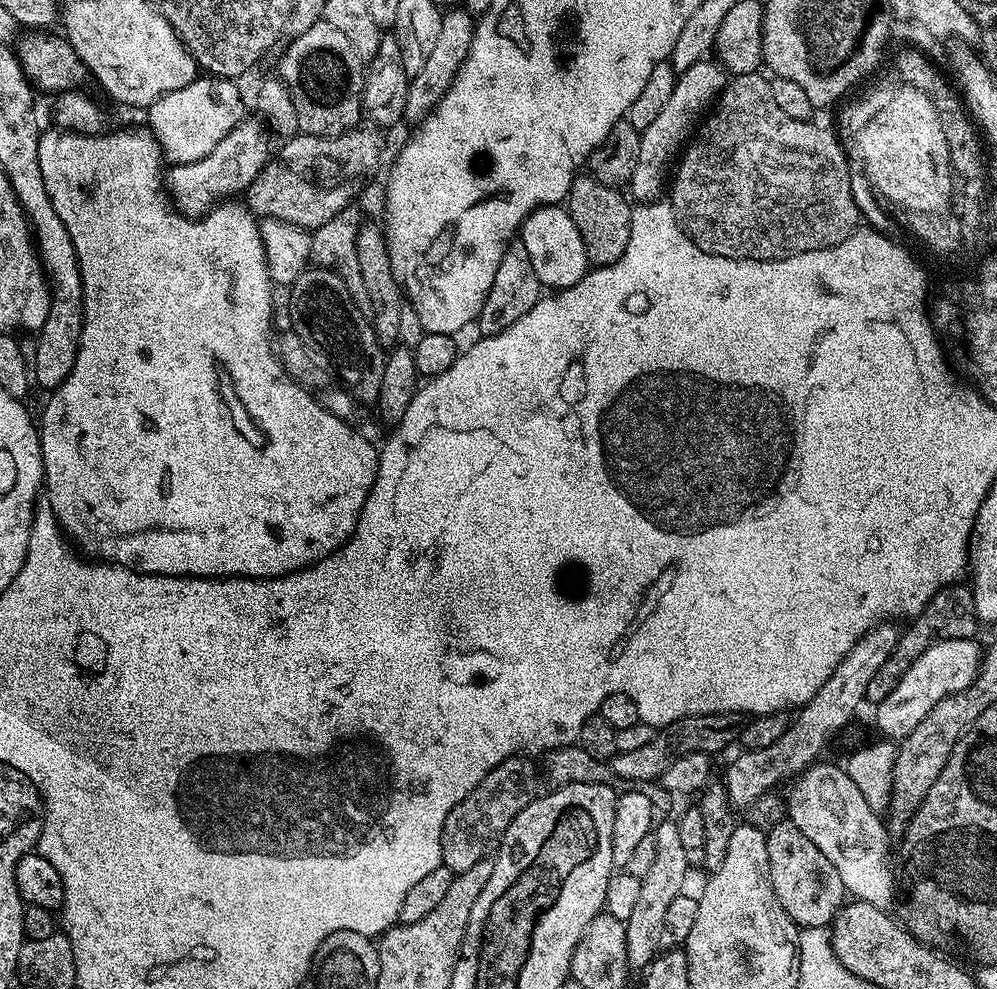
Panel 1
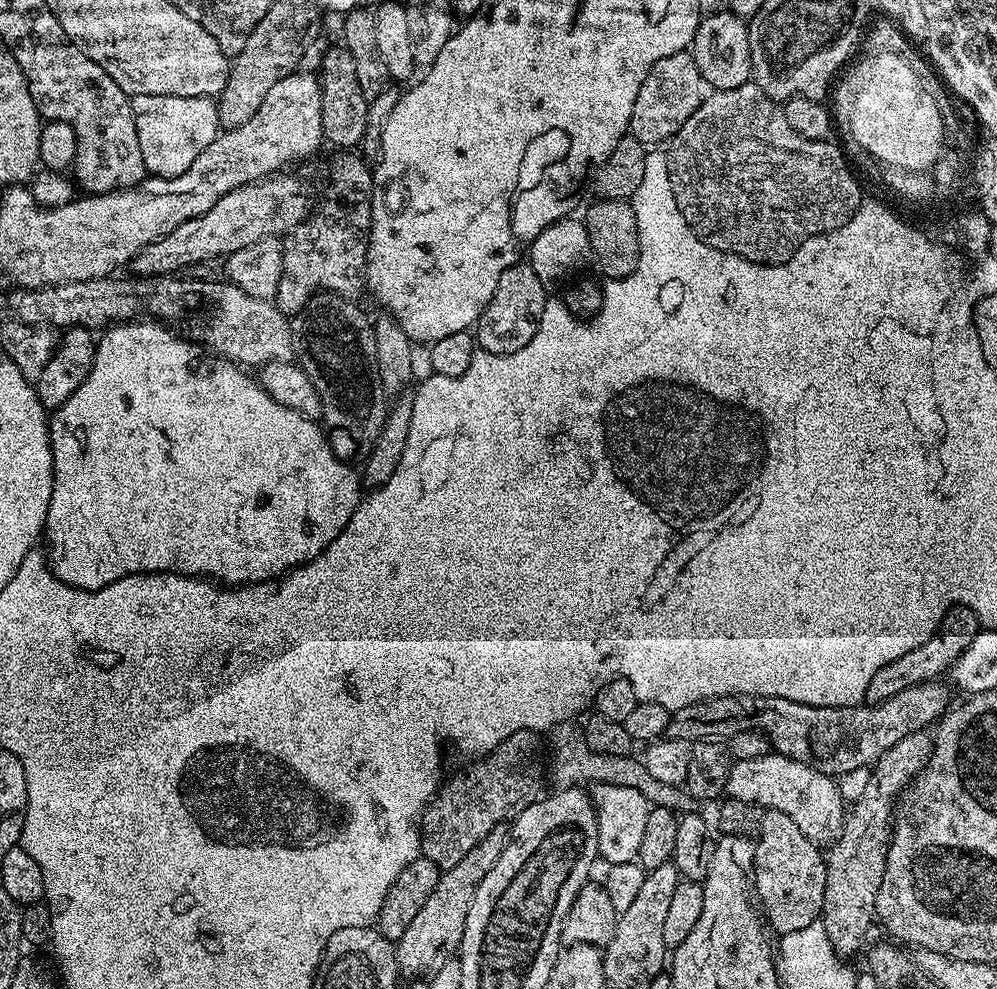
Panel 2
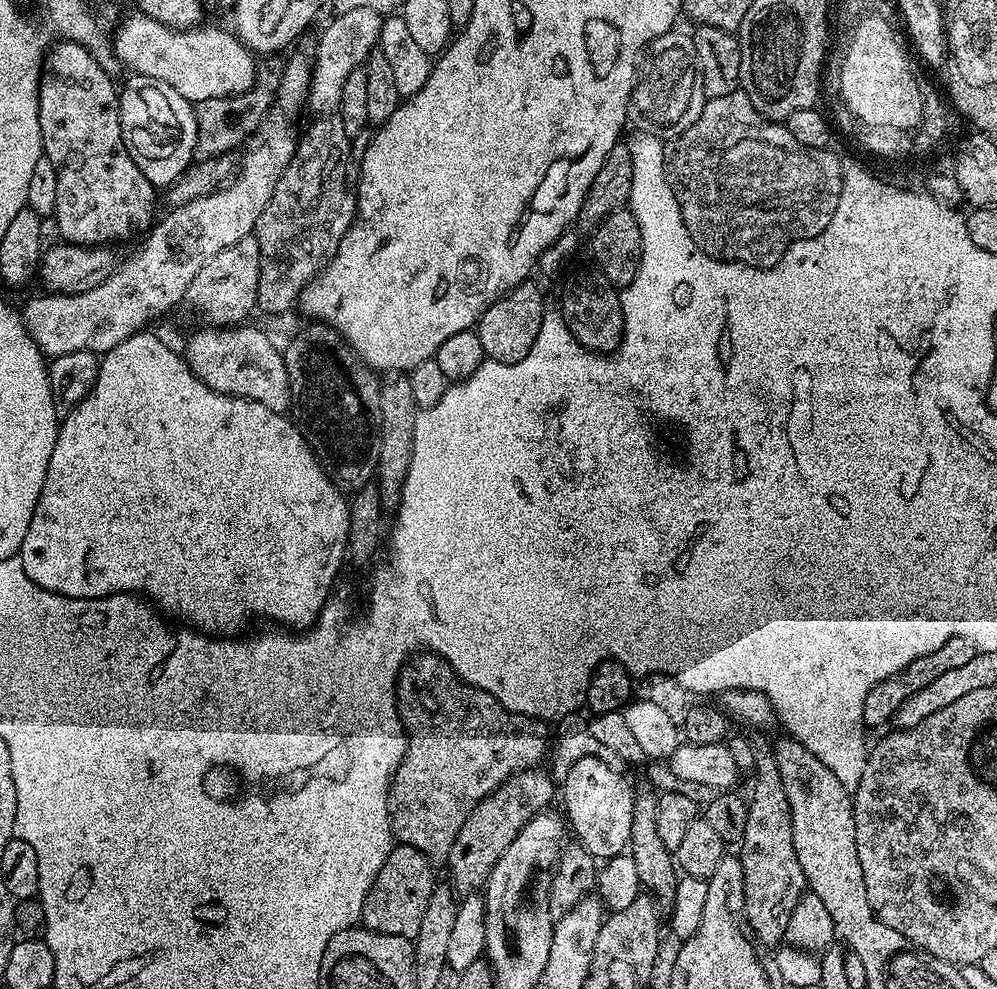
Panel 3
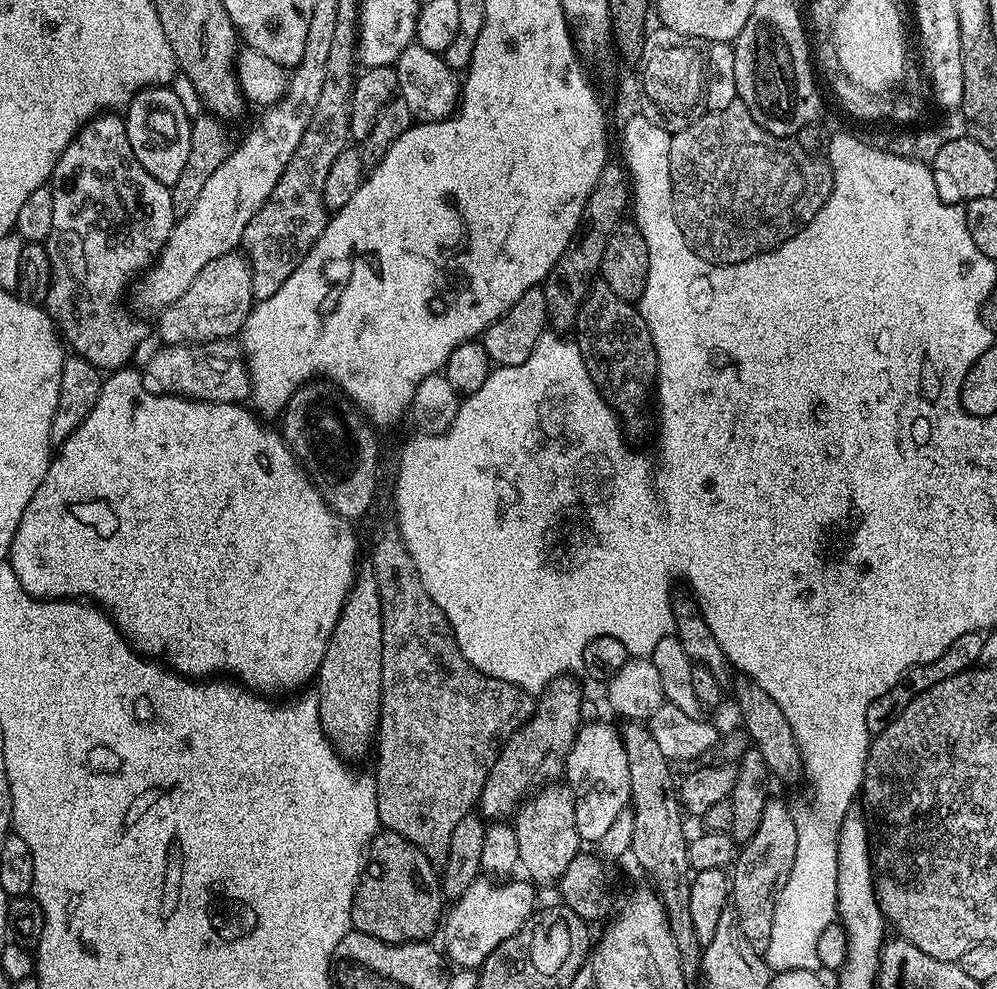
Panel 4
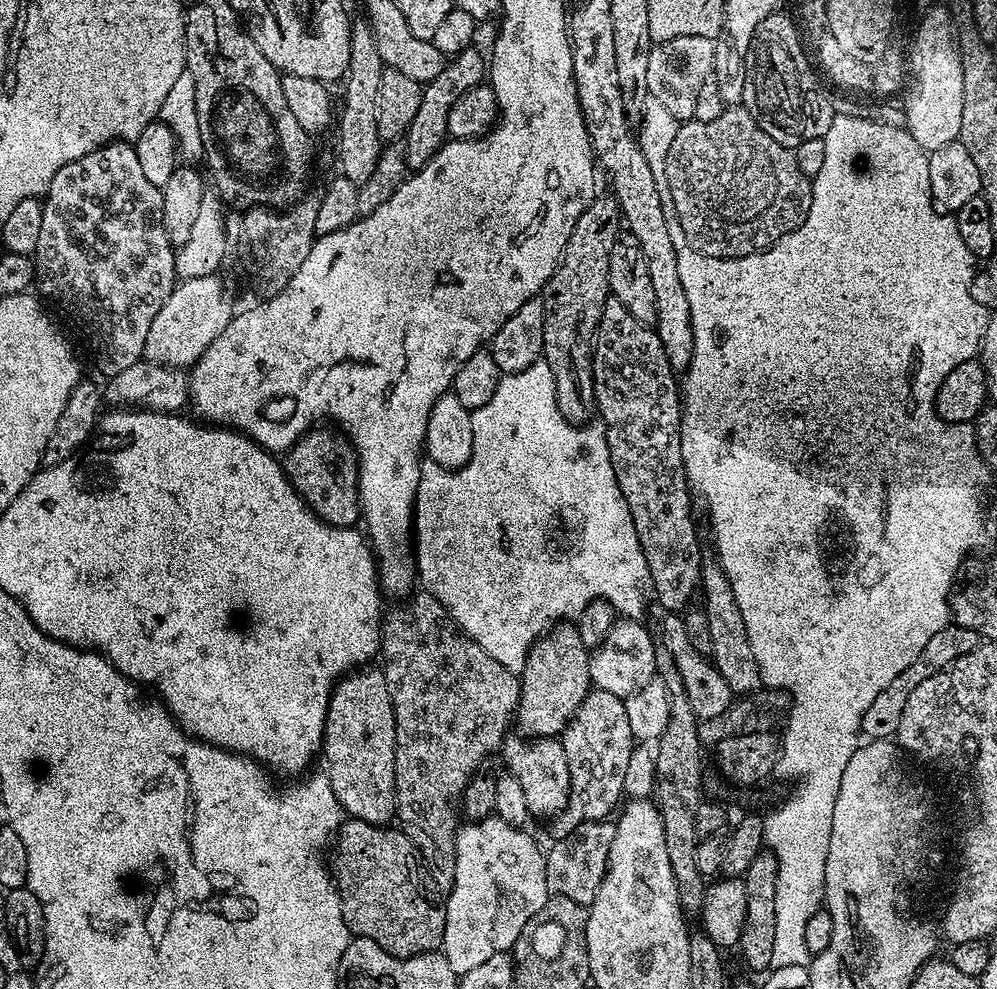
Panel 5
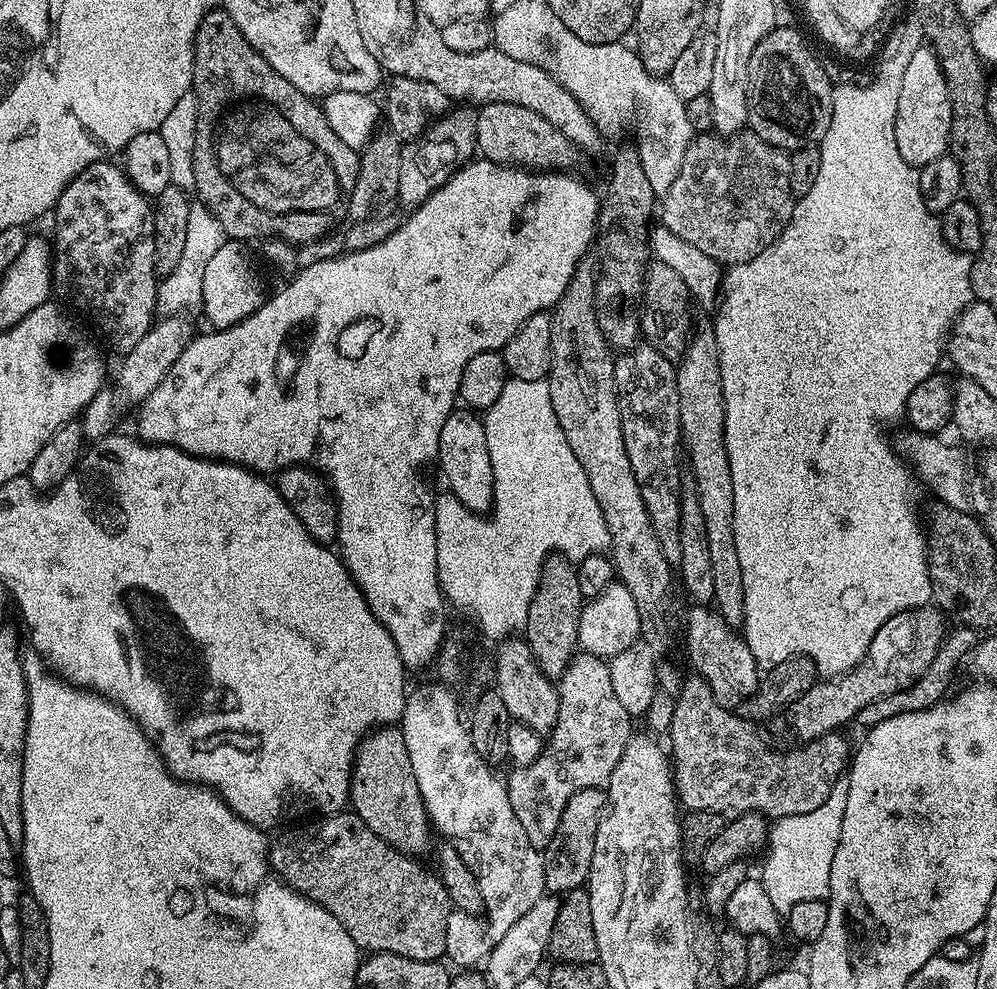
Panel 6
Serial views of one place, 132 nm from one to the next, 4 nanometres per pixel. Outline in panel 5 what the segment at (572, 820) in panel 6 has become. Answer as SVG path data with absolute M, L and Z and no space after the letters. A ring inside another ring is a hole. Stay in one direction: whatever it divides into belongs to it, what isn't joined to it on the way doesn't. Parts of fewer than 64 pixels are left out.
M608 818L587 820L580 823L570 834L555 839L552 849L548 848L545 853L546 886L549 895L568 897L571 901L590 906L598 886L604 880L615 829L615 821Z

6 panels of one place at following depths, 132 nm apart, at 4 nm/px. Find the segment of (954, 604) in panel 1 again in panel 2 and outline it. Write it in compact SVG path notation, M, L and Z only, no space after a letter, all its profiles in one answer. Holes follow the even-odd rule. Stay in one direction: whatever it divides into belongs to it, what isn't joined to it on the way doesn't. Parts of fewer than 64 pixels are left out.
M956 604L944 615L937 632L926 642L922 642L922 646L910 650L910 654L902 654L902 658L894 658L894 662L882 666L882 670L878 670L874 678L870 678L870 686L866 686L864 704L881 704L894 698L894 694L902 694L902 690L910 690L910 686L926 684L943 677L940 675L943 672L945 675L951 669L952 664L966 650L966 646L970 646L970 642L981 628L980 619L974 614L974 610Z

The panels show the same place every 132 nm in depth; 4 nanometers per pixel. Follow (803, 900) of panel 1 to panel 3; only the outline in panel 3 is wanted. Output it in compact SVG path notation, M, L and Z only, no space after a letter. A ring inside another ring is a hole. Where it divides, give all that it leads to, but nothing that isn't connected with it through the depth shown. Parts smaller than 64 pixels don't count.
M754 730L747 740L753 750L756 785L752 788L752 796L747 797L746 834L738 846L738 859L744 875L742 916L747 931L757 941L779 945L787 937L790 914L805 895L806 885L802 866L798 866L798 854L794 854L790 802L786 802L782 774L778 774L775 747L766 736L765 731Z

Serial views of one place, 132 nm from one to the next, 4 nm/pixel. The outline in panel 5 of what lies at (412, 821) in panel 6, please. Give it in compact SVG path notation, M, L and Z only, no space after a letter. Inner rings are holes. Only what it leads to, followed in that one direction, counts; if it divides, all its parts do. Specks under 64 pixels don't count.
M353 671L332 690L324 723L322 772L328 777L334 798L351 819L384 826L396 815L396 719L383 671L368 671Z

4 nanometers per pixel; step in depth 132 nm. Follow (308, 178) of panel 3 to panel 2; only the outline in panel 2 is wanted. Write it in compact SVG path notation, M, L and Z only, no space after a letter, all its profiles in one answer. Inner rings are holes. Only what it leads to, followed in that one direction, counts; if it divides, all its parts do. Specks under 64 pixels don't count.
M352 150L339 153L340 157L332 164L332 185L328 188L328 197L319 201L318 207L303 224L283 237L283 272L274 303L289 318L302 311L317 294L335 294L356 302L361 299L360 291L365 291L364 265L368 263L368 232L372 228L373 169L363 155L356 154Z

